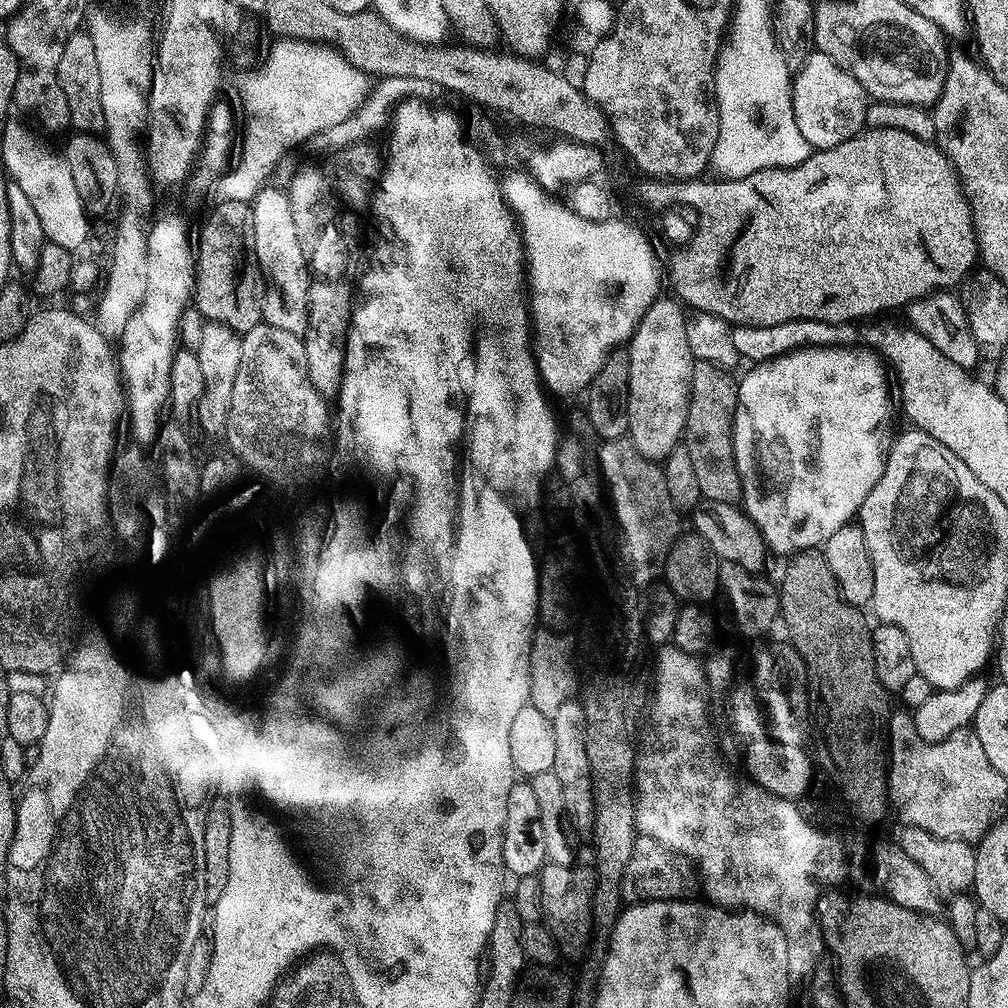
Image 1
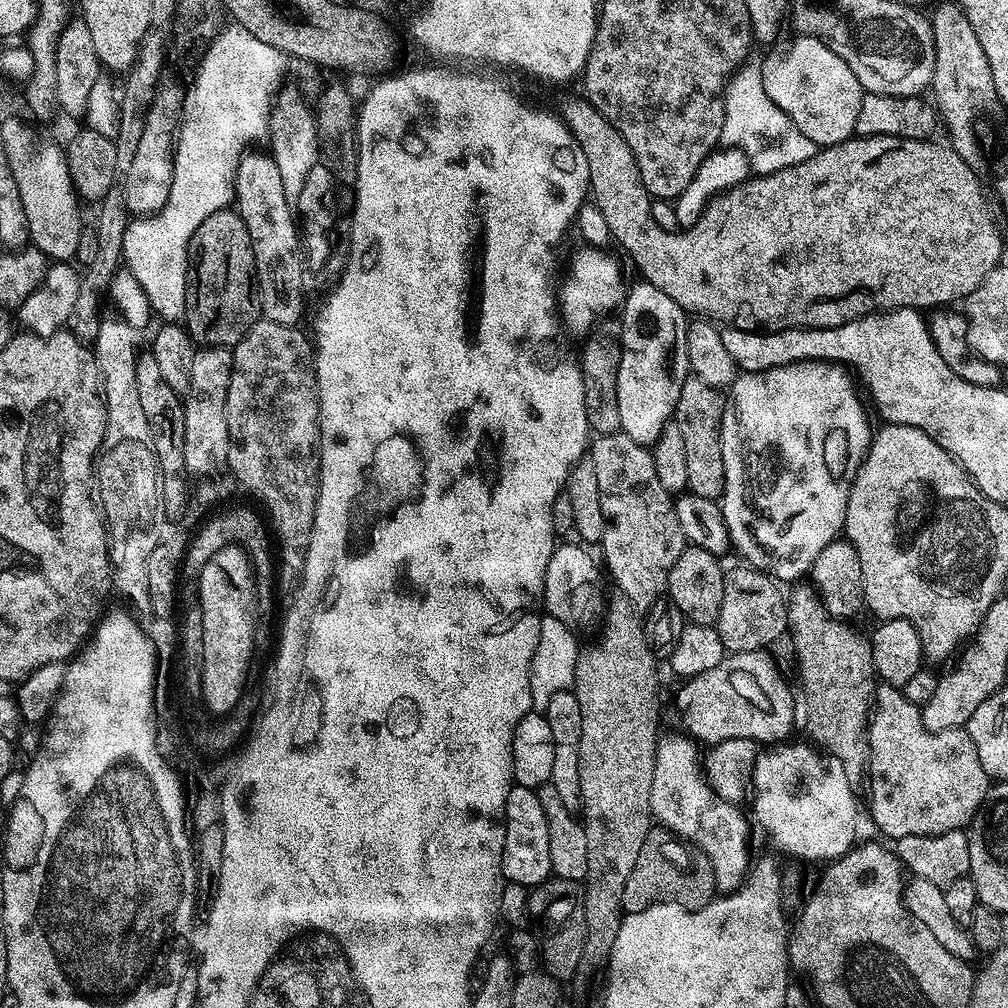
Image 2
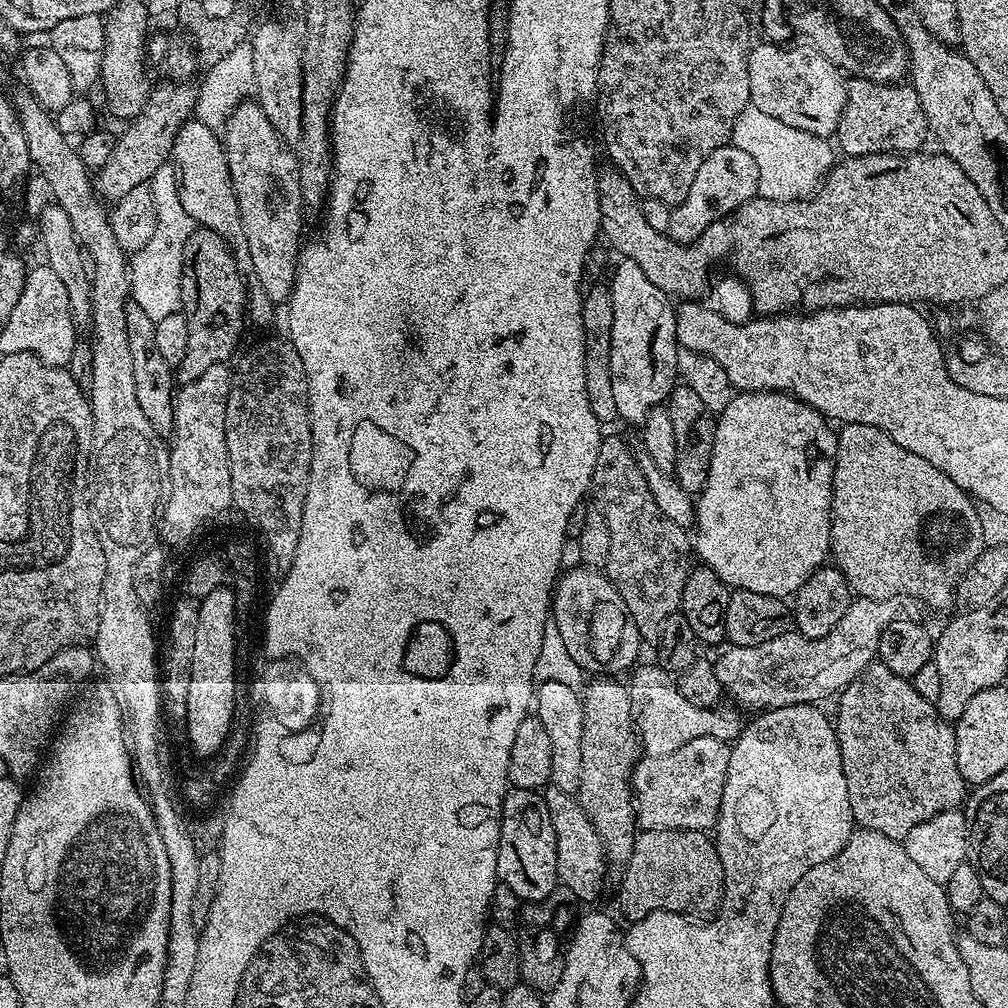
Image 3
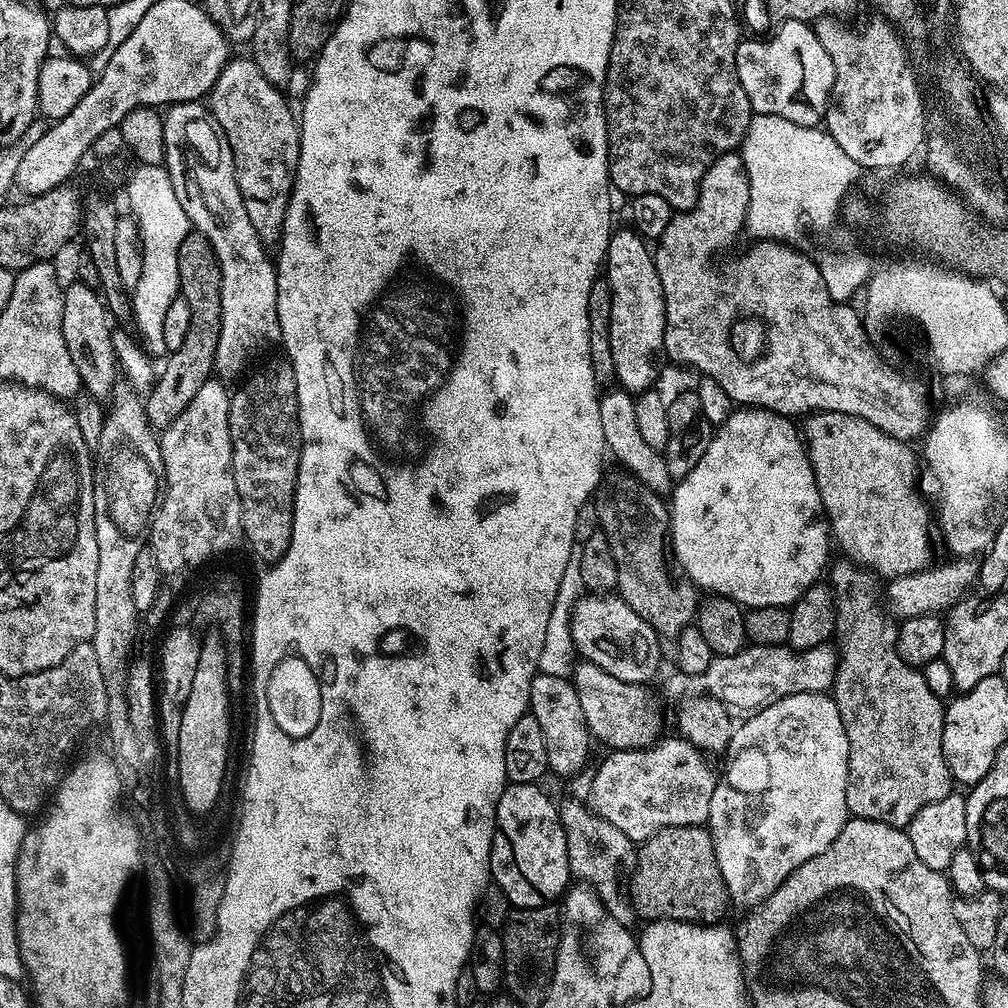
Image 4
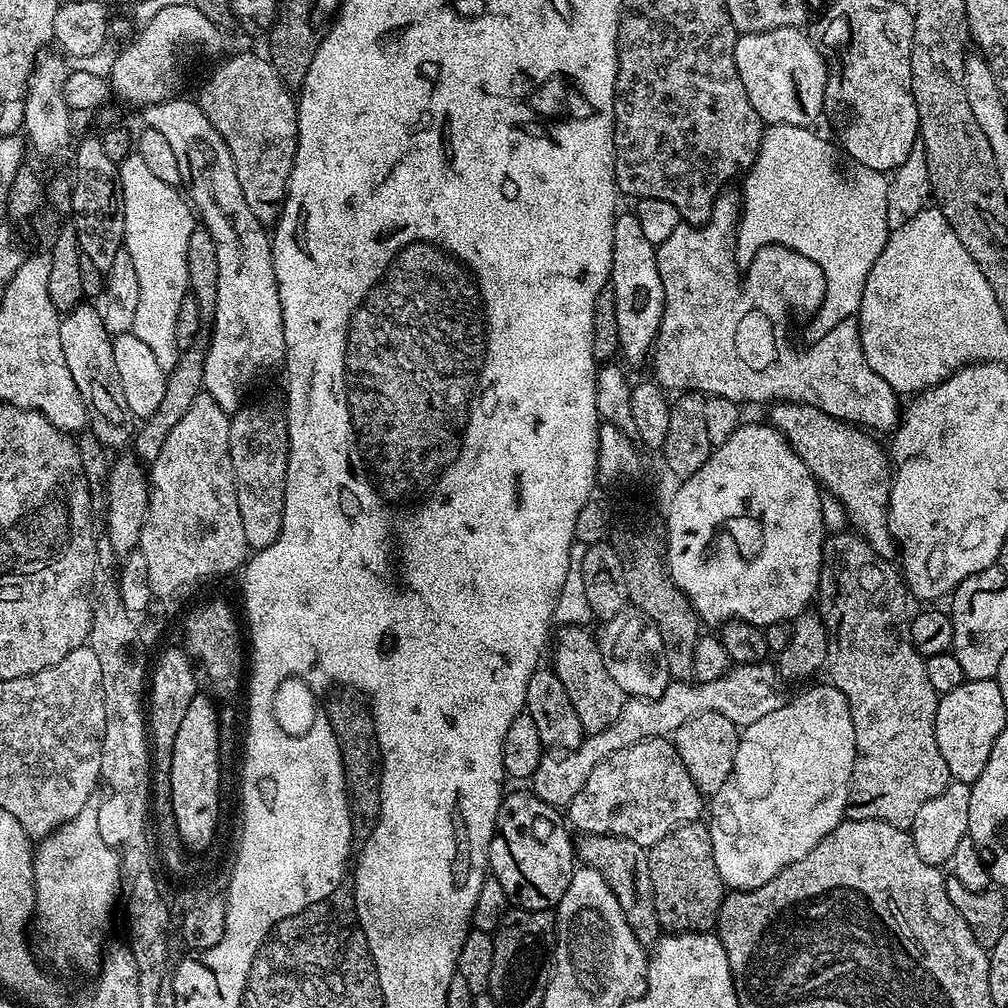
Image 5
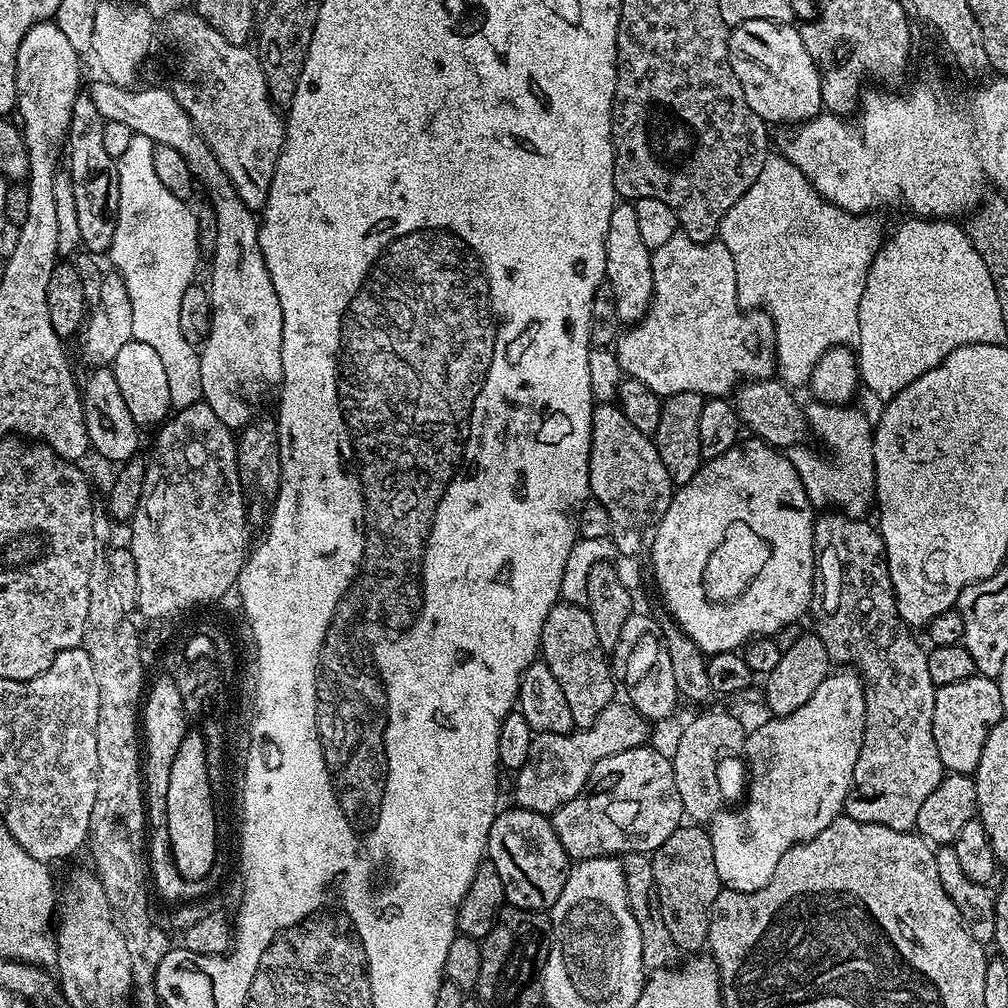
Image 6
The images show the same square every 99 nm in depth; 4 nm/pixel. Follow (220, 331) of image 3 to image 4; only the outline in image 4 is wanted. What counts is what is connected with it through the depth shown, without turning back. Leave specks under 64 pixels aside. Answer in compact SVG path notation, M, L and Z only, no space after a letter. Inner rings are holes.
M189 231L178 250L178 278L180 296L186 306L190 306L190 330L186 330L182 346L178 346L178 350L163 361L164 369L159 369L158 379L146 392L146 418L150 426L157 430L169 428L174 418L178 418L178 414L190 406L194 394L198 394L198 389L202 387L202 382L211 380L214 376L222 326L222 274L210 242L198 231Z

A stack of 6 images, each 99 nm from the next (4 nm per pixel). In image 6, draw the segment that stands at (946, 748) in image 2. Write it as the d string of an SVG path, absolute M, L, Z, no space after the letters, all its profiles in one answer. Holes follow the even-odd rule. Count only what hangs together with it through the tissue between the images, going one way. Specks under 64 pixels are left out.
M836 510L824 512L825 516L815 517L812 529L814 530L814 558L816 559L816 583L812 586L812 602L810 605L810 617L814 627L814 635L822 638L822 646L826 646L826 654L836 666L851 666L858 673L864 685L864 737L862 738L862 750L858 754L858 762L854 762L854 774L852 785L848 791L848 797L844 800L843 815L854 818L858 822L877 824L878 826L890 826L890 830L899 832L911 832L915 829L918 810L922 810L922 802L934 794L934 790L940 781L944 779L946 770L942 766L942 758L938 758L938 746L934 746L934 698L936 697L936 684L930 678L928 669L928 652L920 649L920 644L915 640L913 633L907 624L896 614L896 599L892 593L892 583L888 566L884 558L884 540L879 531L867 523L867 519L856 519L852 516L841 514Z

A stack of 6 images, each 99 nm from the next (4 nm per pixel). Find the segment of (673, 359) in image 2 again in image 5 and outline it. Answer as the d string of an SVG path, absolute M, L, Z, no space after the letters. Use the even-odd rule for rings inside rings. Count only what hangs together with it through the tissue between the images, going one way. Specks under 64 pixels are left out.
M621 211L614 222L614 258L610 287L616 303L618 322L619 355L625 356L632 364L640 364L649 359L652 343L656 341L658 326L664 309L662 278L658 274L656 261L657 245L646 242L646 237L635 211Z

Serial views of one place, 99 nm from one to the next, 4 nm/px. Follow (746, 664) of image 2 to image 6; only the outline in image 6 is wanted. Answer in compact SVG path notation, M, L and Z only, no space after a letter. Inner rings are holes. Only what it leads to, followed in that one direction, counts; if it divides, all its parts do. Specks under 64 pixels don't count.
M558 602L543 624L540 649L542 662L550 667L569 703L573 725L577 729L590 727L598 714L613 703L616 680L608 667L606 649L598 642L588 610L581 605Z

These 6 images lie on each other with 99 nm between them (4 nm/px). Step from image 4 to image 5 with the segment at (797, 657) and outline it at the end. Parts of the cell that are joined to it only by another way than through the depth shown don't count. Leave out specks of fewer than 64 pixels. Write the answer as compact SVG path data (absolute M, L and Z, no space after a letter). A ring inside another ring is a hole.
M768 662L737 664L729 667L727 674L722 678L714 678L714 682L672 680L666 686L663 694L656 700L645 696L628 696L623 701L621 713L618 714L616 720L606 726L600 733L585 735L584 741L571 750L545 751L544 756L538 762L538 770L534 770L534 774L530 777L531 792L538 798L542 798L542 802L546 802L552 808L560 810L567 806L574 798L574 794L578 794L578 790L582 790L582 786L586 786L586 778L590 778L590 770L594 770L594 766L598 762L602 762L607 756L618 750L626 750L626 746L636 744L640 740L671 737L678 730L678 726L682 726L682 722L686 722L692 716L697 716L703 712L713 712L730 718L730 722L734 722L738 726L758 722L758 718L766 718L766 714L782 707L786 699L785 693L780 693L782 684L778 679L777 669L773 665L771 668L770 665L771 663Z

